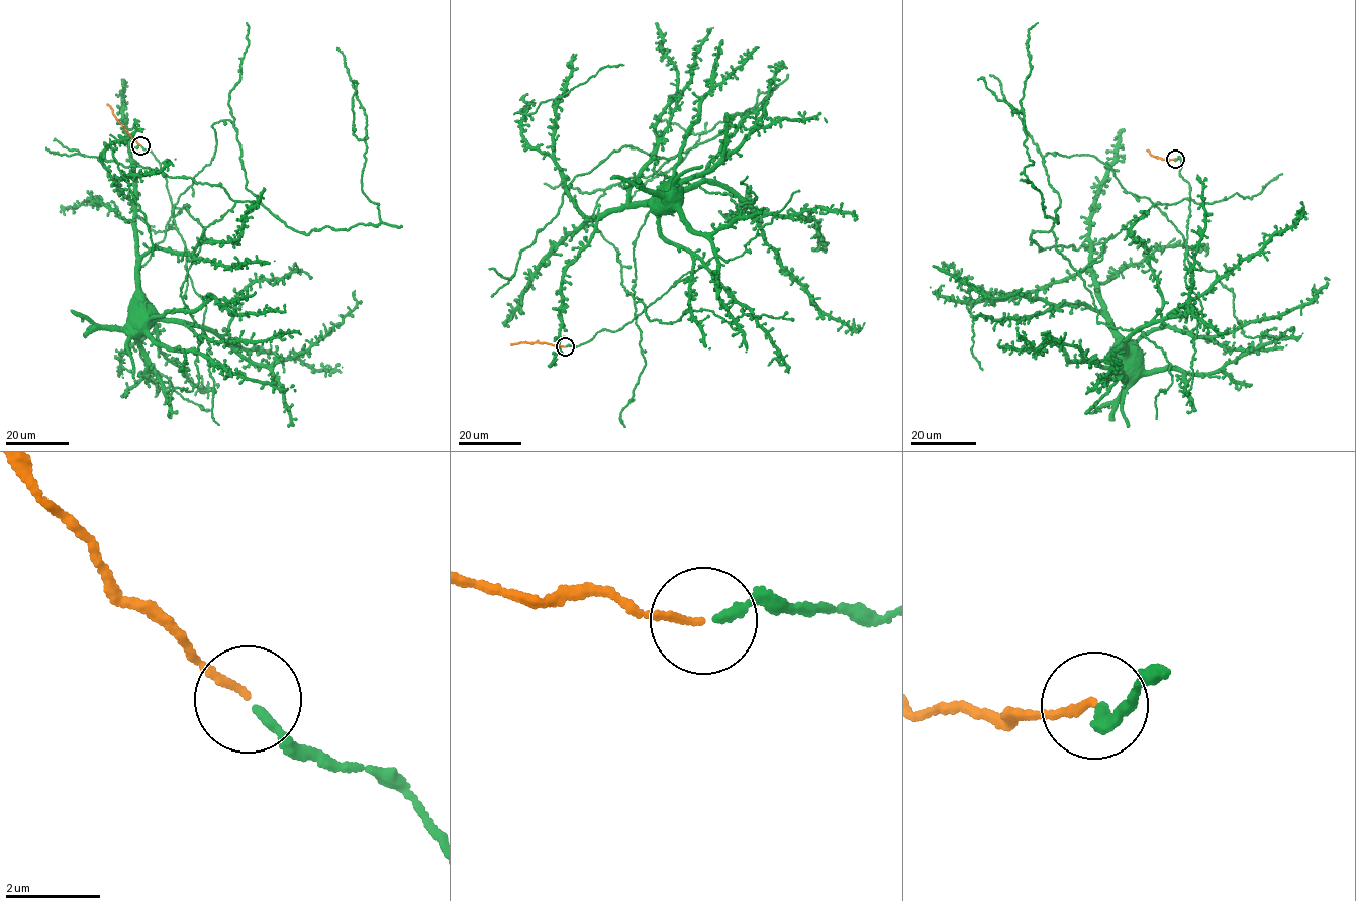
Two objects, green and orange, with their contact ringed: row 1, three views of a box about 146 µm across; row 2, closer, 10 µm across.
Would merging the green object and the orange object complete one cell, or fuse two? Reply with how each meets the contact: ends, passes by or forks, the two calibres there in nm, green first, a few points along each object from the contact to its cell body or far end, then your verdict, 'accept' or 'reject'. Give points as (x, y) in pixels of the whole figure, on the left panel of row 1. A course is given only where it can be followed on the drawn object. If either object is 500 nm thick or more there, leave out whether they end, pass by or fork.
green ends | orange ends | 180/140 nm | green via (141, 146), (202, 240), (260, 201), (232, 121), (213, 124), (210, 164), (138, 272), (151, 378), (148, 306) | orange via (140, 145), (116, 120), (106, 104) | accept

